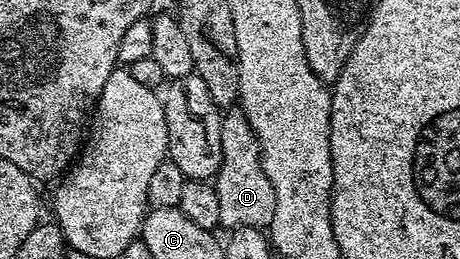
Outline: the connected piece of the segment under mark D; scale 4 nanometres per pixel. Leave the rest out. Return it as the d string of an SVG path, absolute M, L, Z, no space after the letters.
M236 107L221 116L222 163L216 172L214 184L218 191L220 225L225 230L262 229L267 230L274 219L274 187L266 179L266 171L260 162L260 144L246 119Z

